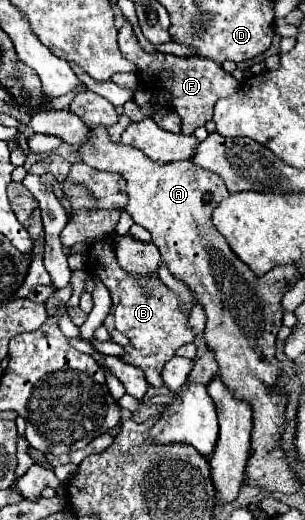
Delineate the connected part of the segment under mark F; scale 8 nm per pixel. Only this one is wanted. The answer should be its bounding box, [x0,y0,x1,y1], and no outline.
[118,21,238,135]

